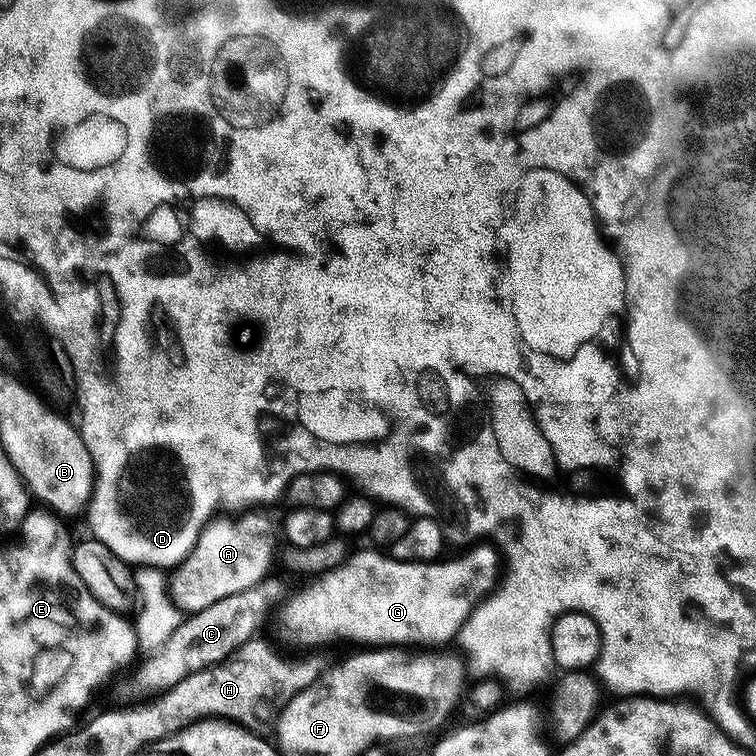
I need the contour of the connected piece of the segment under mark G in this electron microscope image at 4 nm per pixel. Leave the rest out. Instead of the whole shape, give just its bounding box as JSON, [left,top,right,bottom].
[285,542,500,646]

